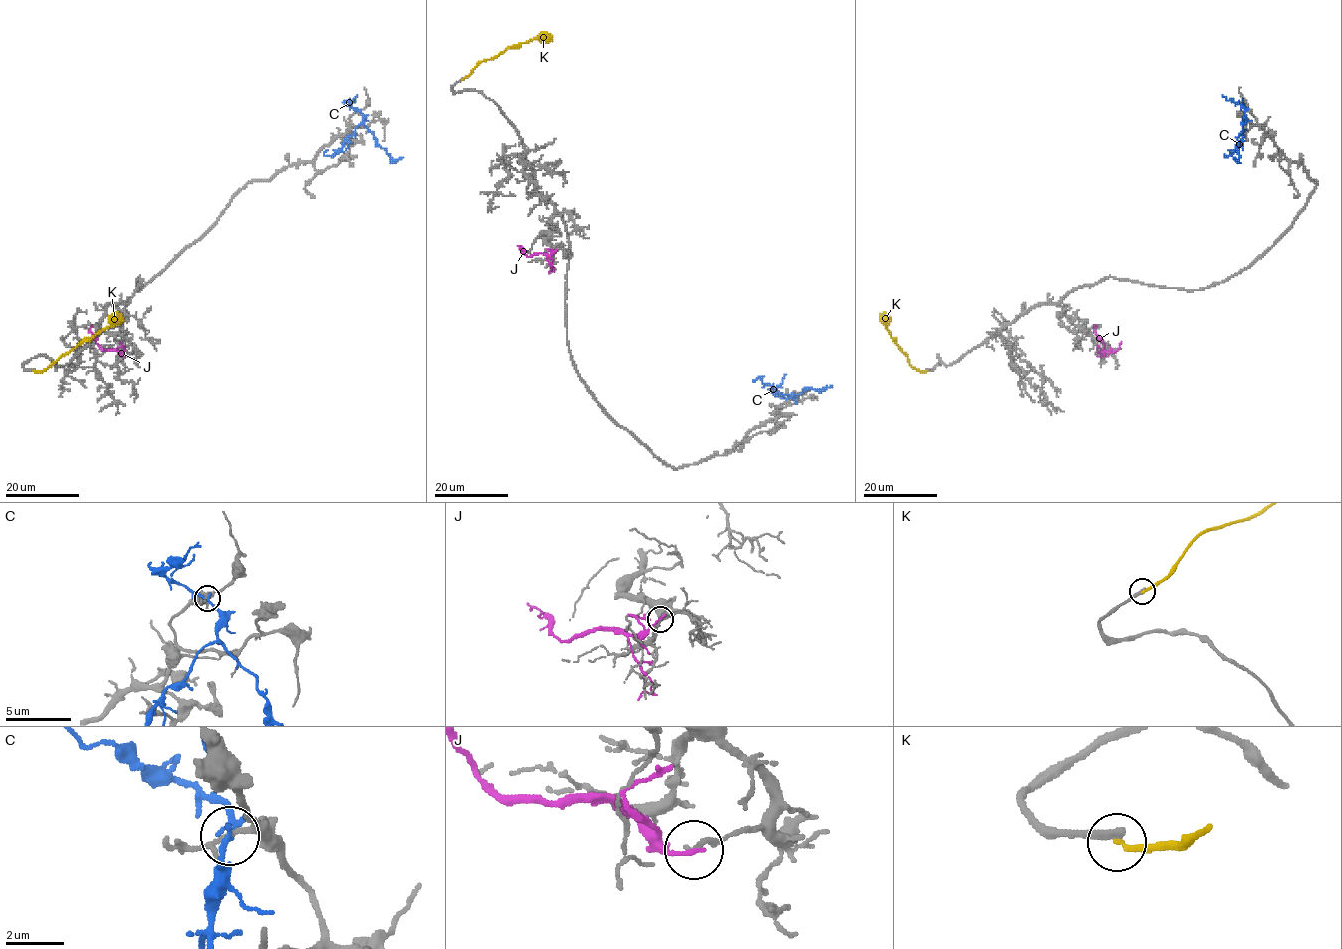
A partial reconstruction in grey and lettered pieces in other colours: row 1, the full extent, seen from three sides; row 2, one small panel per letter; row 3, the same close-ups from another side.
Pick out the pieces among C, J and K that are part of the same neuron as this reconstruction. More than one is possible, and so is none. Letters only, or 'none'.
none

